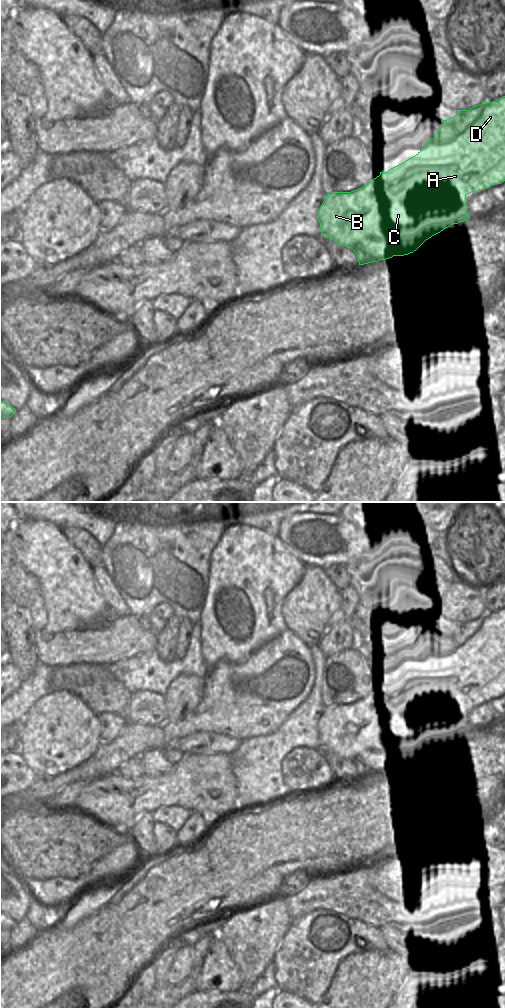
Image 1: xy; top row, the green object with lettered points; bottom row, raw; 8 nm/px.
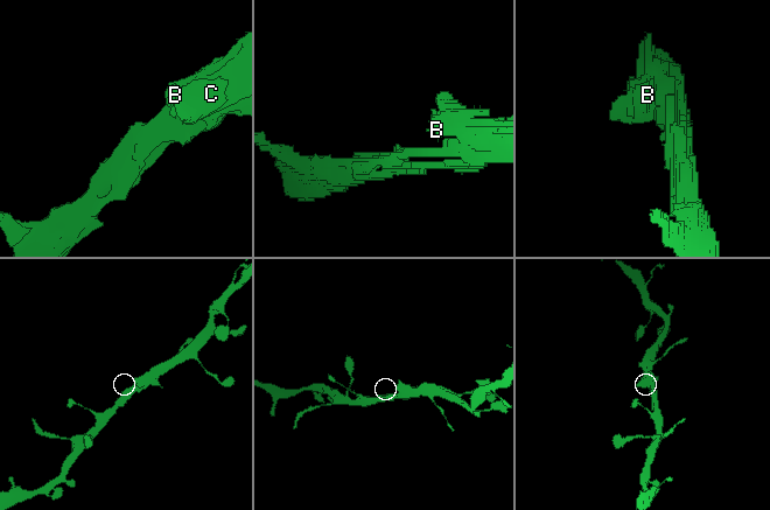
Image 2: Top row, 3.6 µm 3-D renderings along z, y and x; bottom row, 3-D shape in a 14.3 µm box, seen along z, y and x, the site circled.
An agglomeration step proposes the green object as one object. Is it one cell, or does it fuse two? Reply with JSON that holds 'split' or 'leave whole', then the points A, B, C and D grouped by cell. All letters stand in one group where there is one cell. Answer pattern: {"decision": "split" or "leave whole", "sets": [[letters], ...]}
{"decision": "leave whole", "sets": [["A", "B", "C", "D"]]}

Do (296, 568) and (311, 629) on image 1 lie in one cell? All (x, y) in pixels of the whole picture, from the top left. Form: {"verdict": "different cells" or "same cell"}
{"verdict": "different cells"}

